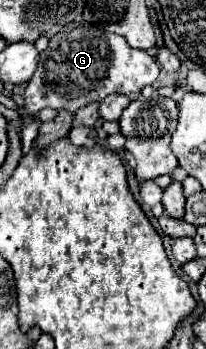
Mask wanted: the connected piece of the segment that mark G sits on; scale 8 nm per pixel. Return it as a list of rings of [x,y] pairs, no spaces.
[[[89,25],[79,31],[59,31],[49,39],[47,49],[39,57],[37,71],[25,87],[25,113],[35,117],[41,109],[65,109],[77,113],[83,105],[103,101],[111,93],[137,99],[145,85],[153,85],[159,77],[157,61],[147,53],[133,49],[125,43],[125,37],[89,31]]]

